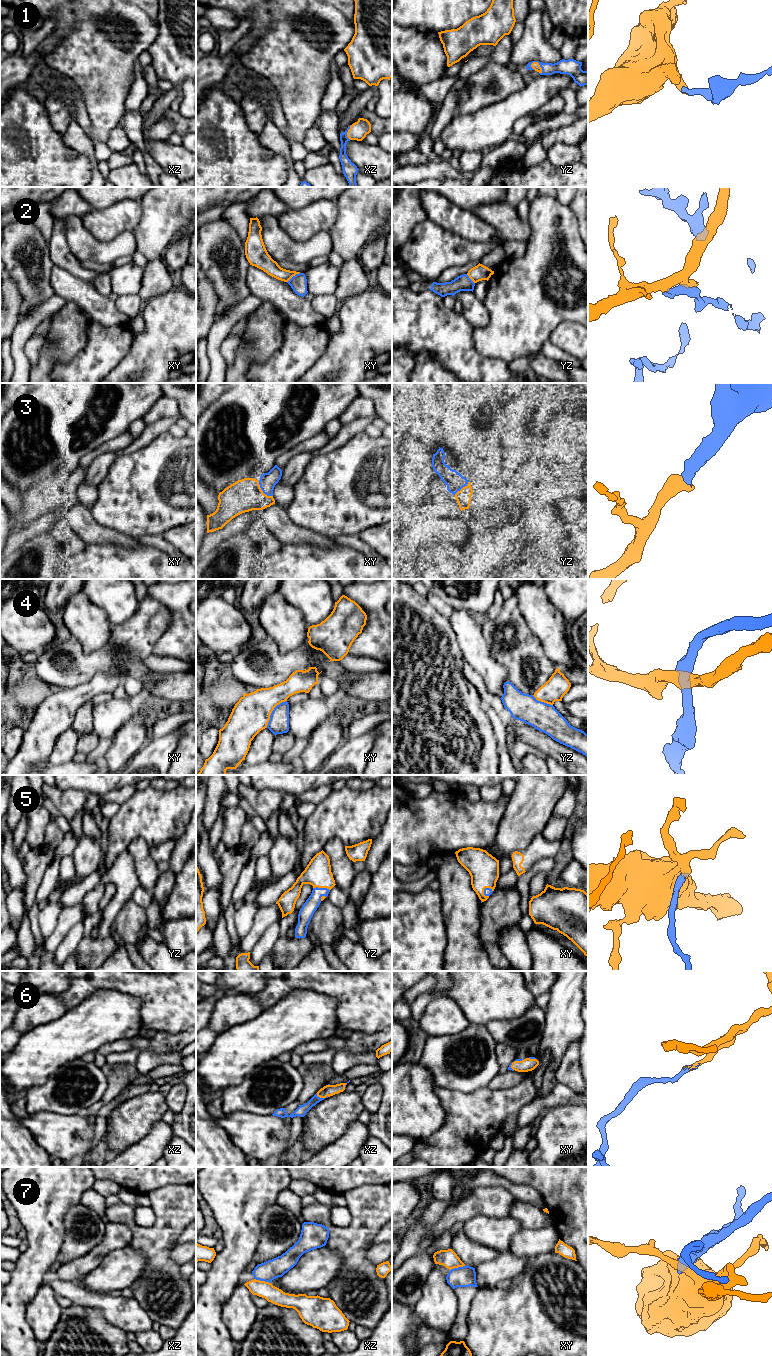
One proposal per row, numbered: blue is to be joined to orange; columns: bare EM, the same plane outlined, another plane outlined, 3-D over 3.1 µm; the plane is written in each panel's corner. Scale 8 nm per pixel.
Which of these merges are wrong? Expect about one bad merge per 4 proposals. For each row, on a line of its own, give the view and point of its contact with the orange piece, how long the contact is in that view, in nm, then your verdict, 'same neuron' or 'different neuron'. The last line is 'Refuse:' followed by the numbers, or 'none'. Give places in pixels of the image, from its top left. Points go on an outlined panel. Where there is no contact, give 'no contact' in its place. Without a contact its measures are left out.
1: yz (539, 66) | 120 nm | same neuron
2: xy (293, 275) | 130 nm | different neuron
3: xy (262, 491) | 170 nm | same neuron
4: xy (271, 712) | 280 nm | different neuron
5: yz (321, 887) | 140 nm | same neuron
6: xz (322, 1097) | 110 nm | same neuron
7: xz (263, 1281) | 130 nm | different neuron
Refuse: 2, 4, 7

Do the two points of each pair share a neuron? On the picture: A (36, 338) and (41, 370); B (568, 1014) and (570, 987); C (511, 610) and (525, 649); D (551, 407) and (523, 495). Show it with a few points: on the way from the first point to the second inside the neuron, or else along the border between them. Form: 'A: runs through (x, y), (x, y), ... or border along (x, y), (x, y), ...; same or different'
A: border along (47, 331), (39, 352), (39, 358), (31, 366); different
B: runs through (568, 1007), (568, 994); same
C: runs through (515, 620), (519, 631), (519, 639); same
D: border along (520, 486), (525, 486), (538, 500); different

